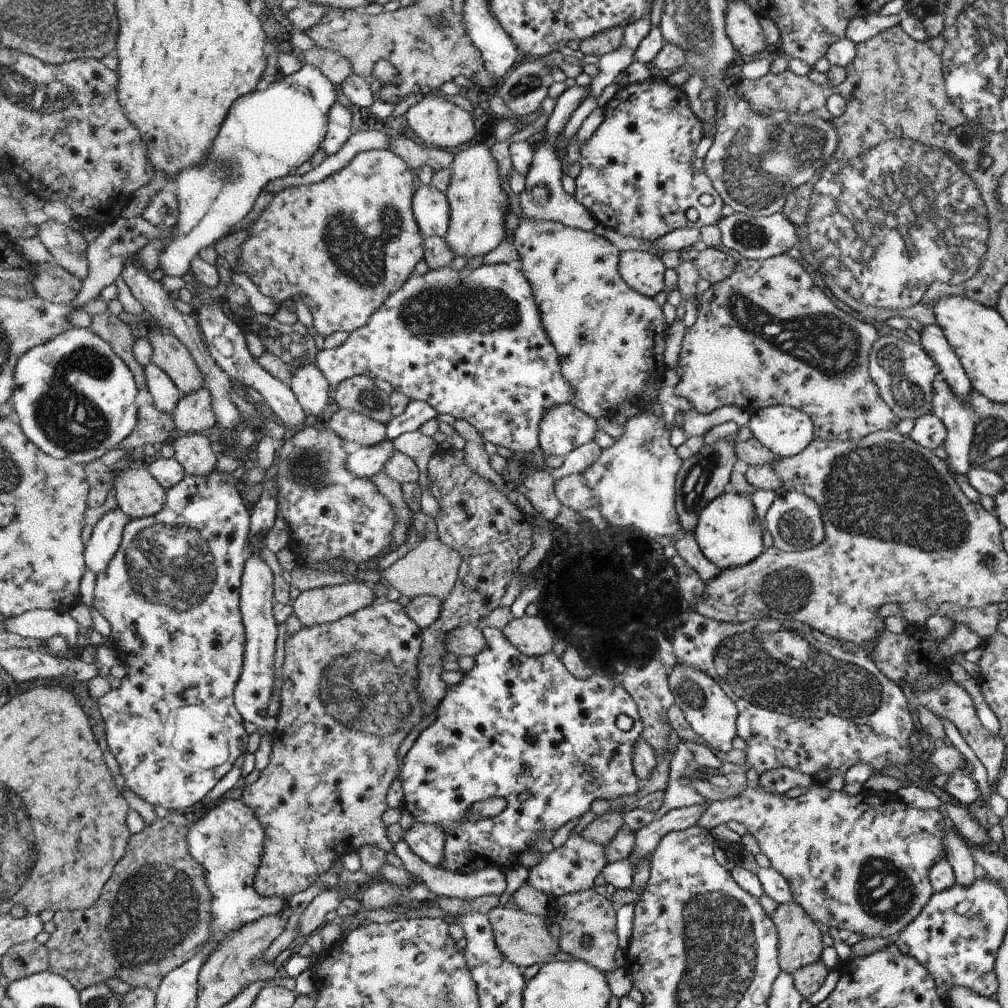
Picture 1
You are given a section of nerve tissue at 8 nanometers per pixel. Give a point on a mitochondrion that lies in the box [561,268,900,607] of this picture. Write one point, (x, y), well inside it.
(827, 345)

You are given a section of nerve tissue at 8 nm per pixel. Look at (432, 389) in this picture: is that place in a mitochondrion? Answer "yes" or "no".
no

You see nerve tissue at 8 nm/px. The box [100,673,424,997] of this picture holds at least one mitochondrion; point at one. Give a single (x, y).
(159, 906)

